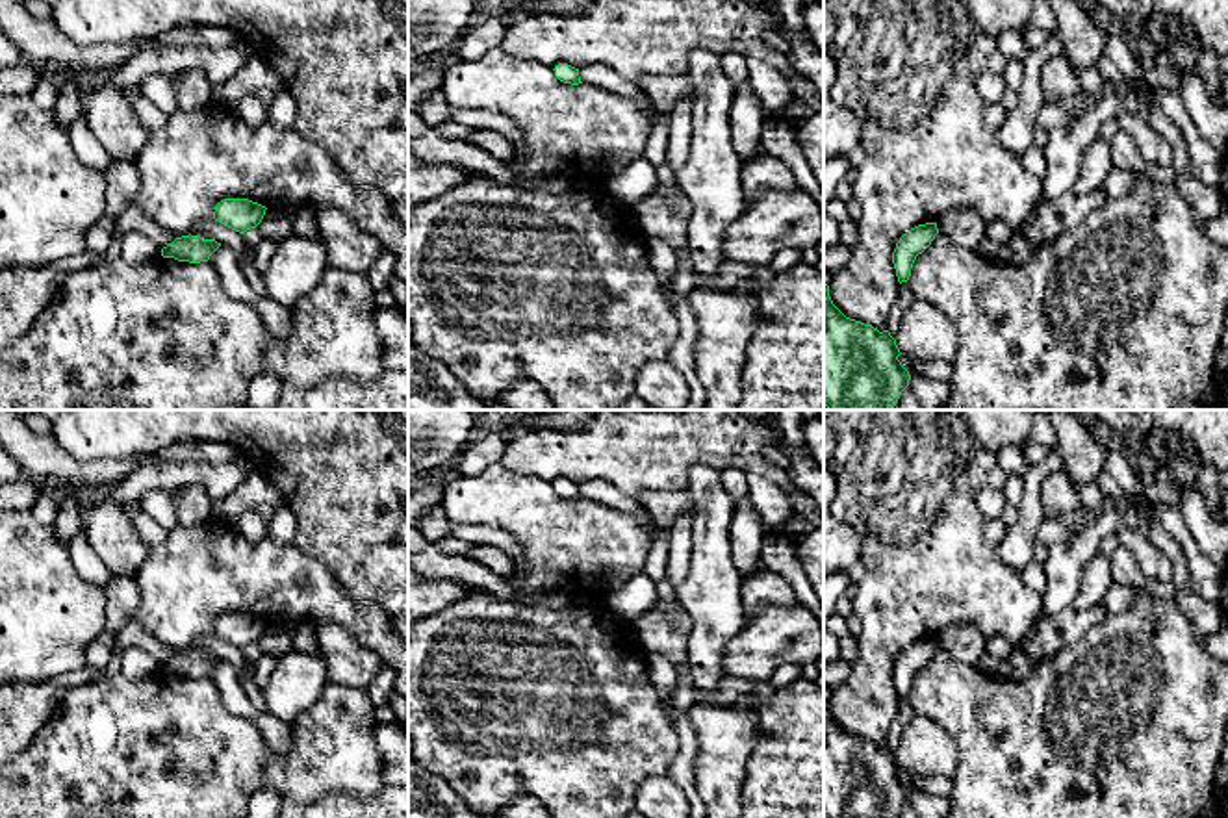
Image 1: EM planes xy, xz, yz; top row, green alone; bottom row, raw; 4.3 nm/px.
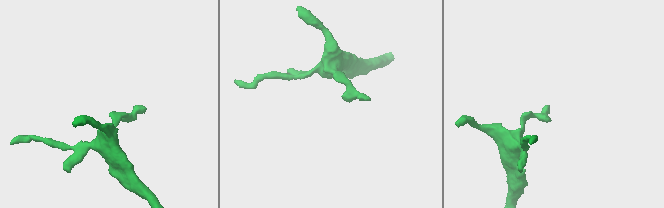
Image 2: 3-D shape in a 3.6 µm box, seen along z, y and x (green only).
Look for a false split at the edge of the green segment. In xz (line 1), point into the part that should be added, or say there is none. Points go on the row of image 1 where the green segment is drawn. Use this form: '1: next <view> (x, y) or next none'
1: next none

